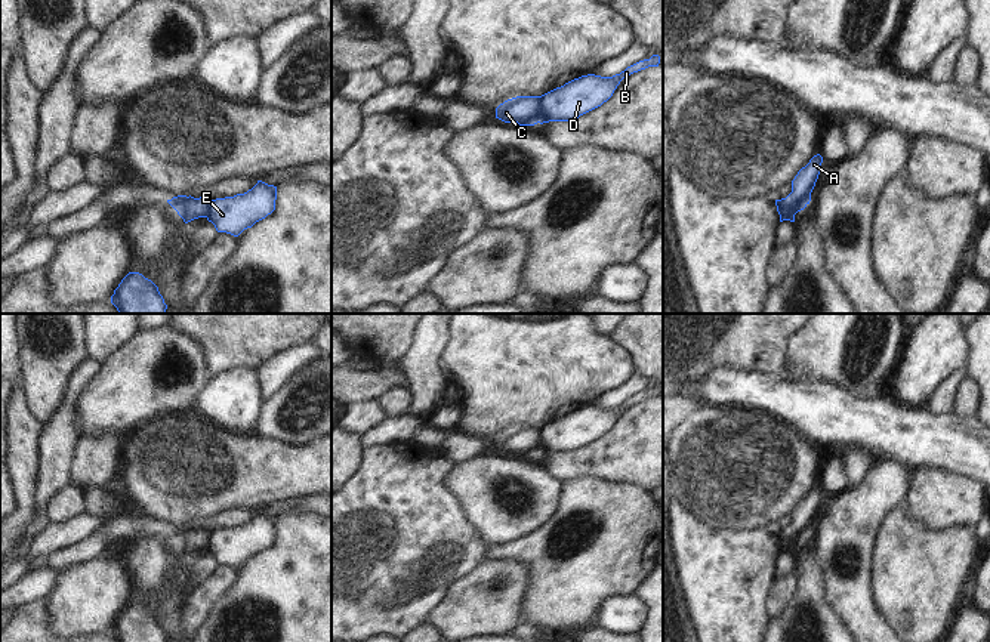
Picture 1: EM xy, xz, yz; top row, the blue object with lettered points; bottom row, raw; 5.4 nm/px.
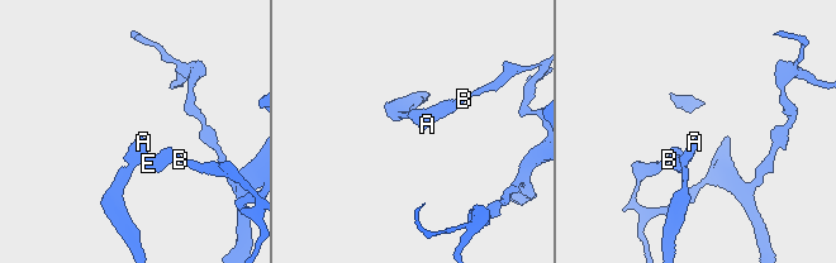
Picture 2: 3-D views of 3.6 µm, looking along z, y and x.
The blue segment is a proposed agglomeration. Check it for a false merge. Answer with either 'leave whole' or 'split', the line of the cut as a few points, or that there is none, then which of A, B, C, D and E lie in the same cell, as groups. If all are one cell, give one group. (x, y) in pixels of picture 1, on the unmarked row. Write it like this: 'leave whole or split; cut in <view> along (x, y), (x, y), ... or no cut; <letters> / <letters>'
split; cut in yz along (777, 531), (788, 539), (805, 537); A C / B D E

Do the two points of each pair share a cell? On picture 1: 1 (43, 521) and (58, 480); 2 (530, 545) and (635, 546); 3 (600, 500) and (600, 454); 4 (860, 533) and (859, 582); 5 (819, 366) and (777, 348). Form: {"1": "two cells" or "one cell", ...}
{"1": "one cell", "2": "one cell", "3": "two cells", "4": "one cell", "5": "two cells"}

